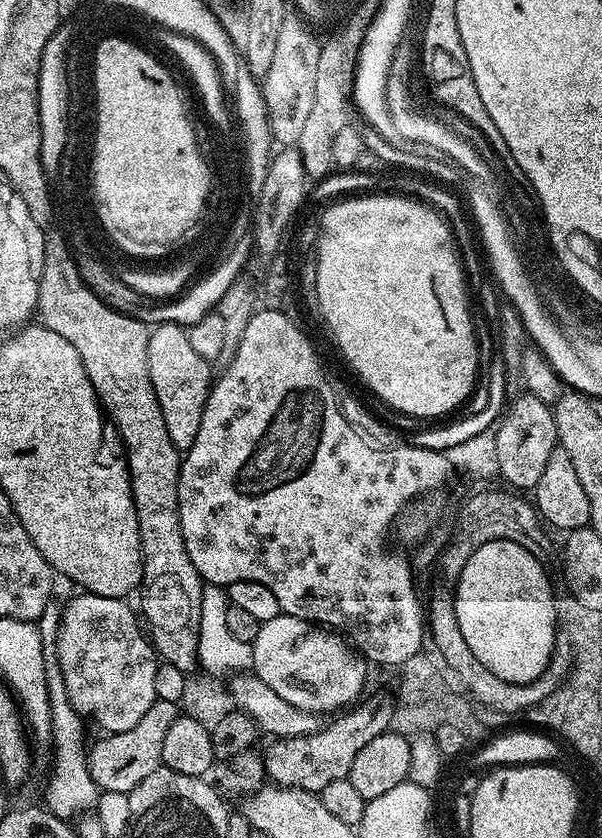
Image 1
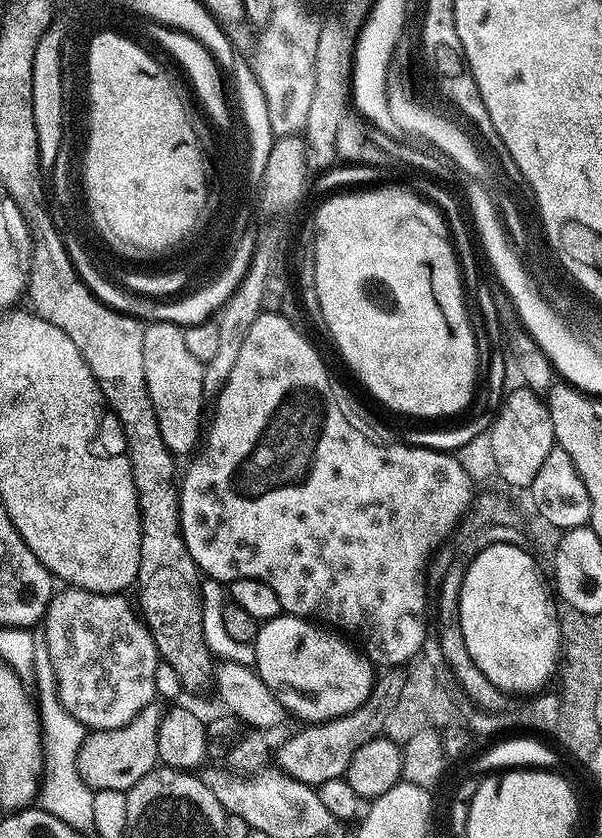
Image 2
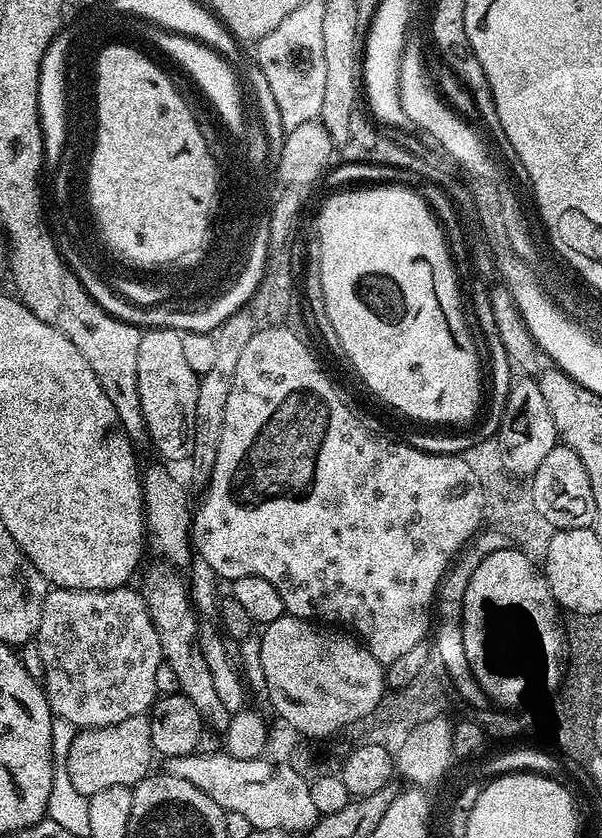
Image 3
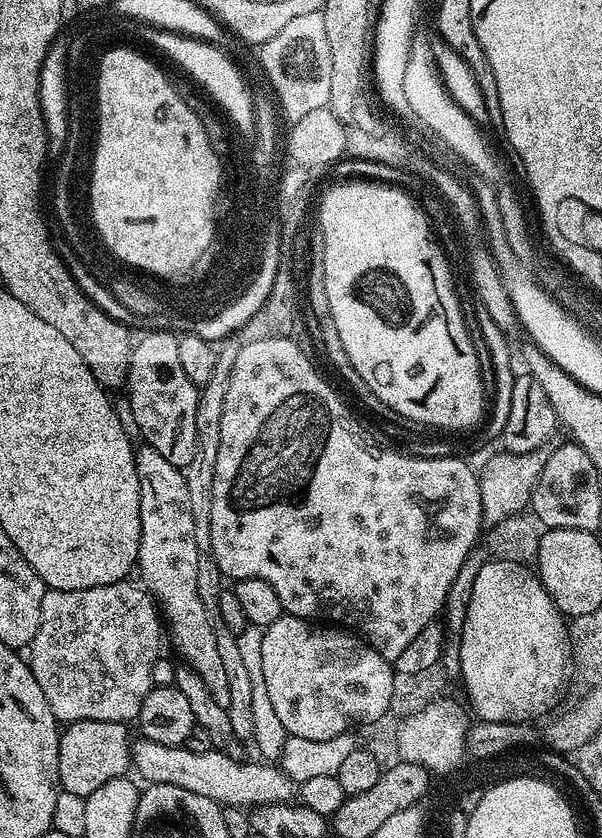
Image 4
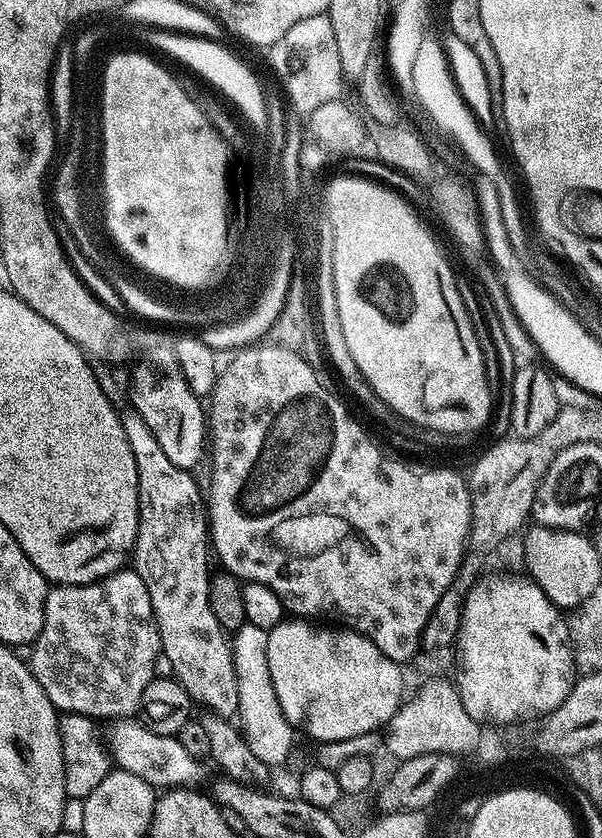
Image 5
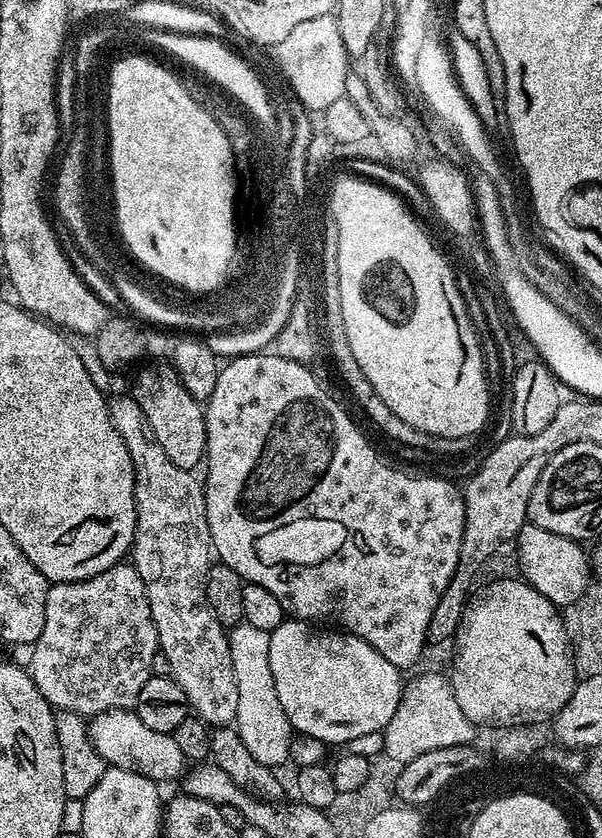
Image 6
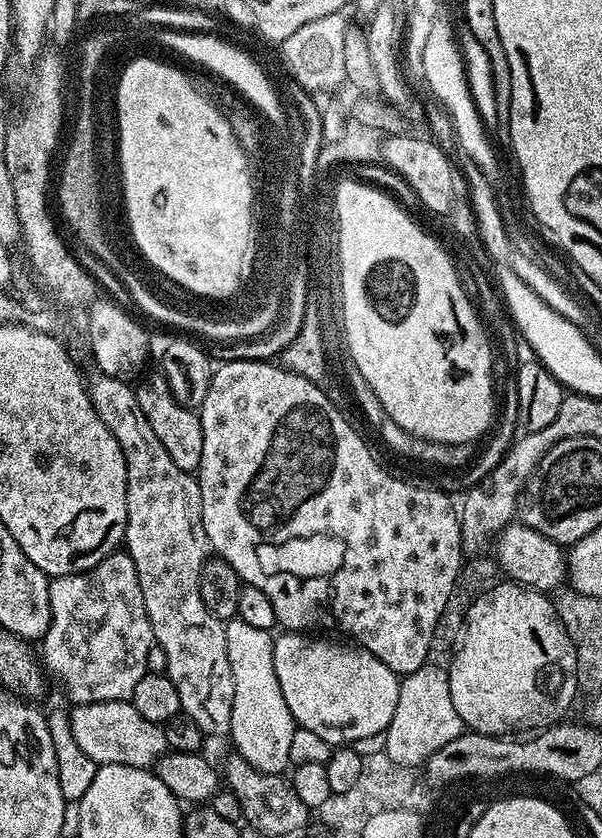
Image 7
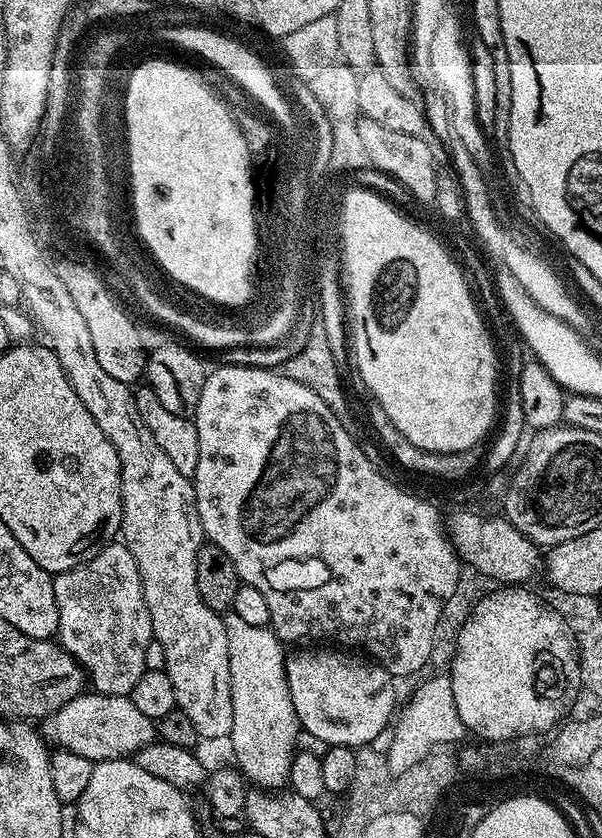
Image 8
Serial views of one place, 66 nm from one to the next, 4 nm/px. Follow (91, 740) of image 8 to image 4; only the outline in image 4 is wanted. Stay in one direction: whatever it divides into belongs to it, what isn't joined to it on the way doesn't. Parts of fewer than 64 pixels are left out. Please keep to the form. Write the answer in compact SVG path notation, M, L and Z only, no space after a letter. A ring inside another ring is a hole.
M137 739L132 745L132 768L148 784L182 786L190 794L202 794L218 805L232 804L251 810L261 804L283 804L294 796L294 783L283 769L268 762L239 764L241 761L227 752L213 750L198 754L186 746L162 745L161 742Z

